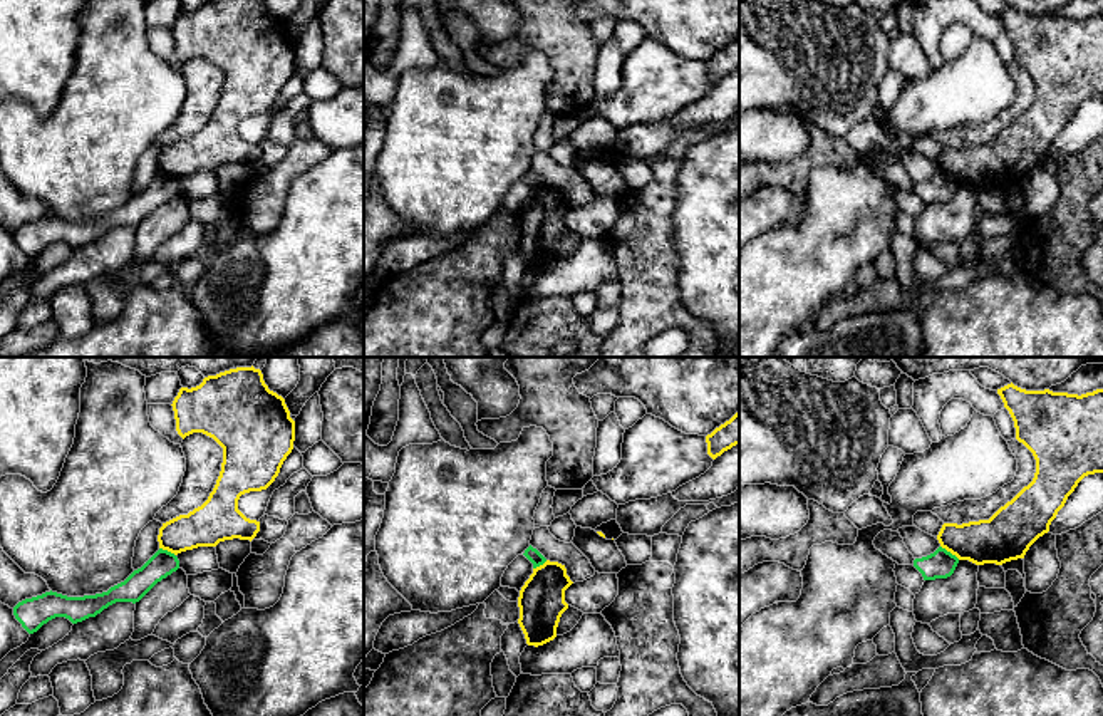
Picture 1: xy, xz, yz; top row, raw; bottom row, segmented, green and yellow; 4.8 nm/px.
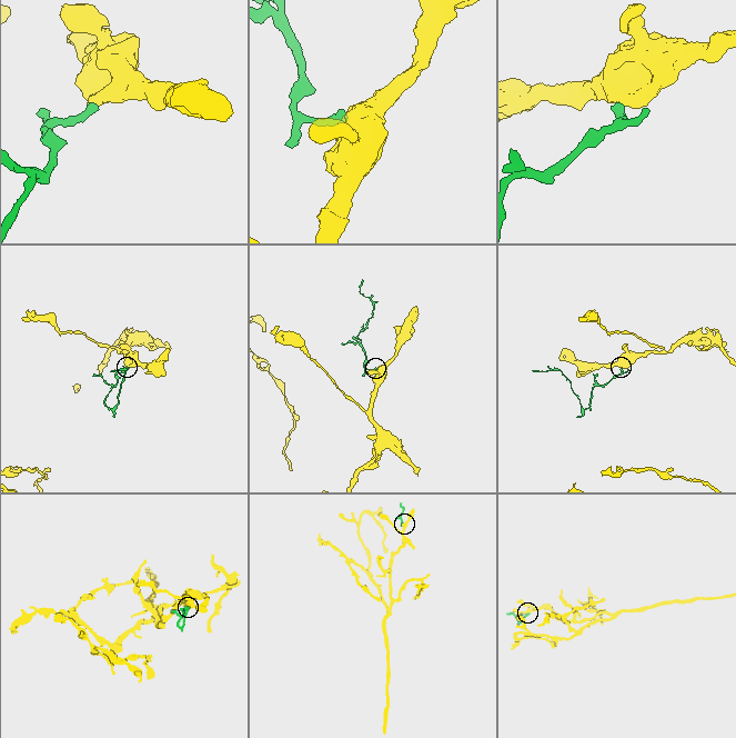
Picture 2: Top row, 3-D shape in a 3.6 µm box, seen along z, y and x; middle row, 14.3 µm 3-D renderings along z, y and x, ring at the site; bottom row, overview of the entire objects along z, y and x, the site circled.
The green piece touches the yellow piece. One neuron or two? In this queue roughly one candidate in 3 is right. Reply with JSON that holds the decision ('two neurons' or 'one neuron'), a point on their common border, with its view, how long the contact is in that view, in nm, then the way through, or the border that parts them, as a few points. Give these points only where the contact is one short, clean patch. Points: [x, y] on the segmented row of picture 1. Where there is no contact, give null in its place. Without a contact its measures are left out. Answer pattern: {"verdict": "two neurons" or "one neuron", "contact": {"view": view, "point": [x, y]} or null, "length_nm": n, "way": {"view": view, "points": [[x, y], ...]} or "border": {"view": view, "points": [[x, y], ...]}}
{"verdict": "two neurons", "contact": {"view": "yz", "point": [949, 552]}, "length_nm": 120, "border": {"view": "yz", "points": [[941, 545], [959, 559]]}}

